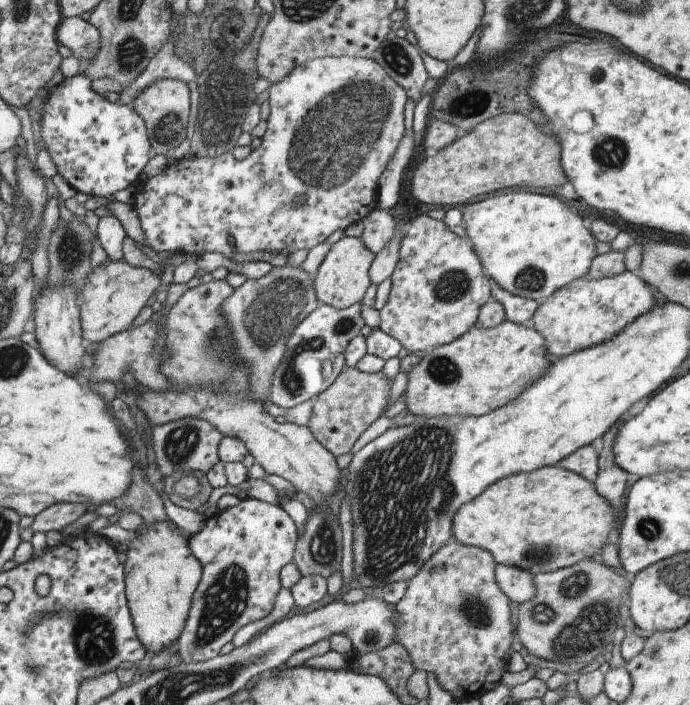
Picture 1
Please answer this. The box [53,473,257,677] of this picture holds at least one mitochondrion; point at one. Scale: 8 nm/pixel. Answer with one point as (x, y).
(224, 601)

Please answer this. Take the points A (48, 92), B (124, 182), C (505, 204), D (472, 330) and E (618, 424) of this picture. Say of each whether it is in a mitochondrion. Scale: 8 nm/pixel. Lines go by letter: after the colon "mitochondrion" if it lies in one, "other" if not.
A: other
B: other
C: other
D: other
E: other

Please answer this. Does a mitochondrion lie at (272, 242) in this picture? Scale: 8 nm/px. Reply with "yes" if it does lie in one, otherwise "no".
no

